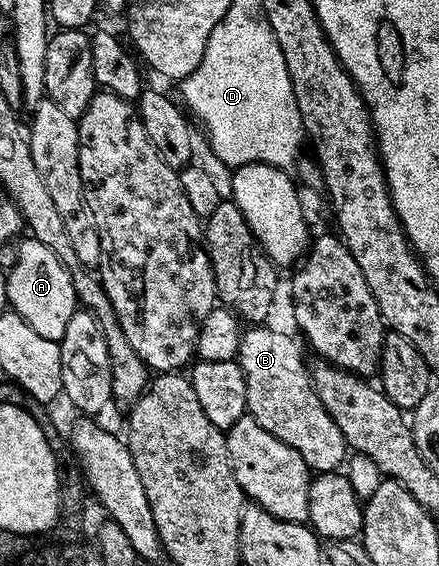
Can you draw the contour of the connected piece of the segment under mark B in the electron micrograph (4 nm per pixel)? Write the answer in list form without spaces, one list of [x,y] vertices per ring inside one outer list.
[[[269,325],[250,326],[242,334],[235,362],[241,366],[247,385],[248,414],[259,421],[267,433],[279,437],[283,445],[291,445],[291,449],[303,457],[310,472],[337,471],[346,462],[347,444],[343,433],[320,403],[310,368],[305,368],[305,359],[291,336],[272,331]]]

